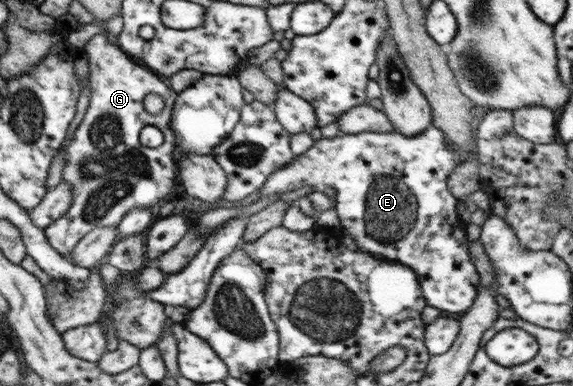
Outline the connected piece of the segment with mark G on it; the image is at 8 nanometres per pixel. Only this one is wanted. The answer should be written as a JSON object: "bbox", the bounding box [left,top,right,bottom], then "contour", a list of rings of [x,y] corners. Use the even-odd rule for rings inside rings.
{"bbox":[44,34,177,261],"contour":[[[96,34],[91,37],[85,45],[89,60],[88,75],[91,96],[89,108],[79,127],[77,127],[73,140],[67,146],[67,157],[69,162],[63,170],[63,180],[72,187],[73,201],[67,213],[56,222],[48,225],[44,230],[47,241],[53,249],[56,249],[61,256],[71,261],[79,241],[83,239],[92,229],[101,226],[117,226],[130,209],[150,209],[159,203],[161,199],[171,193],[175,185],[175,163],[173,163],[173,145],[176,145],[174,131],[171,129],[171,117],[174,116],[175,97],[177,93],[171,91],[157,75],[149,68],[141,67],[141,64],[133,63],[127,53],[111,43],[107,43],[107,37]],[[148,93],[156,93],[165,99],[165,109],[159,115],[149,115],[143,107],[144,97]],[[154,126],[161,130],[164,135],[164,142],[155,149],[146,149],[139,142],[139,133],[144,127]]]}

